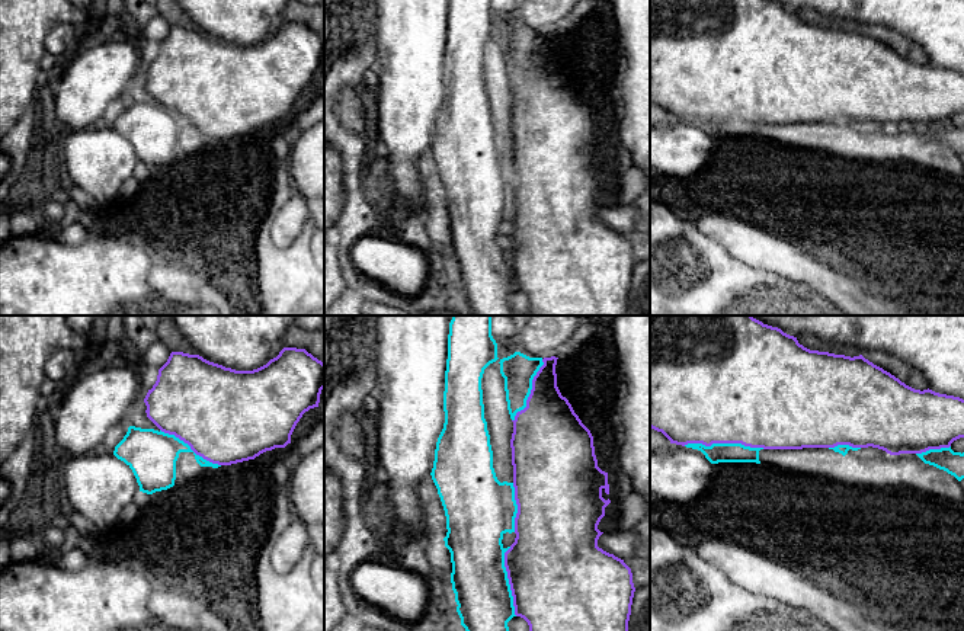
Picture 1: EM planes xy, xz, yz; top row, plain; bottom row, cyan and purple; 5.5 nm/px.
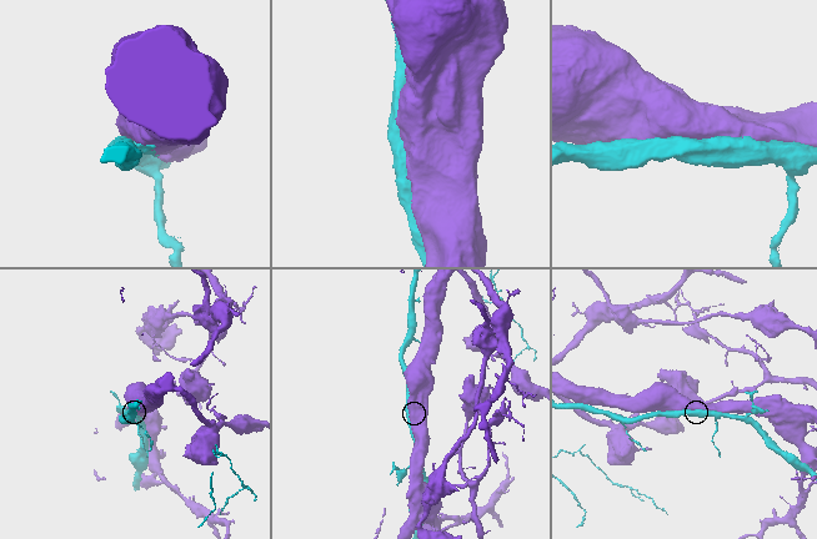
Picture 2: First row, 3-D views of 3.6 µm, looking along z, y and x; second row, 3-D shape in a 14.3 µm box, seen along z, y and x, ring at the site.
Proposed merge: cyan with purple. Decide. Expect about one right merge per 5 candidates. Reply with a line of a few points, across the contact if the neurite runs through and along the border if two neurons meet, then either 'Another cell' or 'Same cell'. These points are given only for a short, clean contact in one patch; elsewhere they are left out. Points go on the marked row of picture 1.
Another cell

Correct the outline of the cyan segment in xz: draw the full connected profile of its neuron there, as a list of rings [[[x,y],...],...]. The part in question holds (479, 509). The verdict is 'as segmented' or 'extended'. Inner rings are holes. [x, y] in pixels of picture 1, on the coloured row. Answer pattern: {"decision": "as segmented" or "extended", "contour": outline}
{"decision": "as segmented", "contour": [[[452,316],[443,391],[445,423],[430,475],[446,516],[443,541],[451,552],[451,583],[465,631],[509,631],[507,622],[516,616],[505,567],[505,552],[510,547],[505,548],[502,539],[506,532],[515,532],[518,505],[513,483],[500,483],[493,468],[481,390],[484,369],[497,359],[491,316]]]}

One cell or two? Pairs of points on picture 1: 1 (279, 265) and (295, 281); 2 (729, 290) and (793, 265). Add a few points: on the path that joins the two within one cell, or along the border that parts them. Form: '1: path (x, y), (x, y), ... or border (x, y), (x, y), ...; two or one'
1: path (284, 269), (291, 276); one
2: border (740, 260), (804, 284); two

